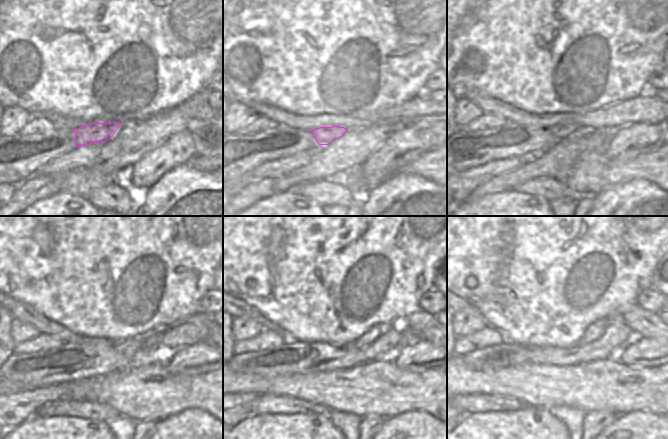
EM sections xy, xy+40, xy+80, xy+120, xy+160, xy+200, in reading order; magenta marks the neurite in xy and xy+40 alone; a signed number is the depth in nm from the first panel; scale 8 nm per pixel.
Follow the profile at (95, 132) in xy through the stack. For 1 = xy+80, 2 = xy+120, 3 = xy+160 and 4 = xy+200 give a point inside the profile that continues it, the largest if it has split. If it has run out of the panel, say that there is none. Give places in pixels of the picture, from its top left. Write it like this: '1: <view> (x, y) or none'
1: xy+80 (559, 131)
2: xy+120 (127, 348)
3: xy+160 (370, 336)
4: xy+200 (595, 330)

